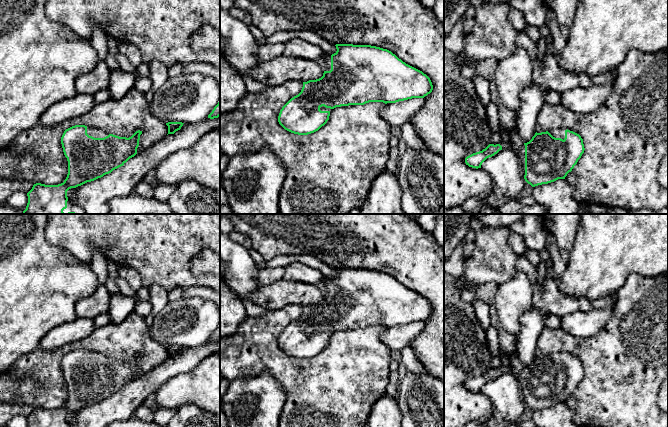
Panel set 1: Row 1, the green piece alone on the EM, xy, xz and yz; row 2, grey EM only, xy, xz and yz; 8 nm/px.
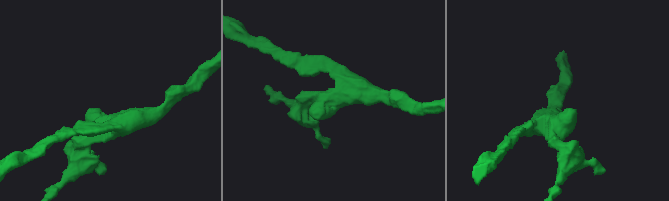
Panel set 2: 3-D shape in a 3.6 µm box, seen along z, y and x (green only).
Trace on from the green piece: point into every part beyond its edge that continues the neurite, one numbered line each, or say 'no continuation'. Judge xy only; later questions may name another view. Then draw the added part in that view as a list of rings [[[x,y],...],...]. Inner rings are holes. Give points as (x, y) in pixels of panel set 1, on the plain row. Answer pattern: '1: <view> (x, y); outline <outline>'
1: xy (91, 355); outline [[[87,350],[87,358],[94,362],[104,362],[109,359],[106,355],[91,350]]]

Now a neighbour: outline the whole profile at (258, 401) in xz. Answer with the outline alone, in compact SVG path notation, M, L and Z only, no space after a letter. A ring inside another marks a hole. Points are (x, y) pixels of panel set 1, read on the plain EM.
M269 370L251 378L234 379L221 399L228 427L278 427L286 401L285 392Z

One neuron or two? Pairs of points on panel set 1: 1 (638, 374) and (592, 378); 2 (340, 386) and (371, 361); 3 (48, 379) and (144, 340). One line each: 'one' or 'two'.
1: one
2: one
3: one

